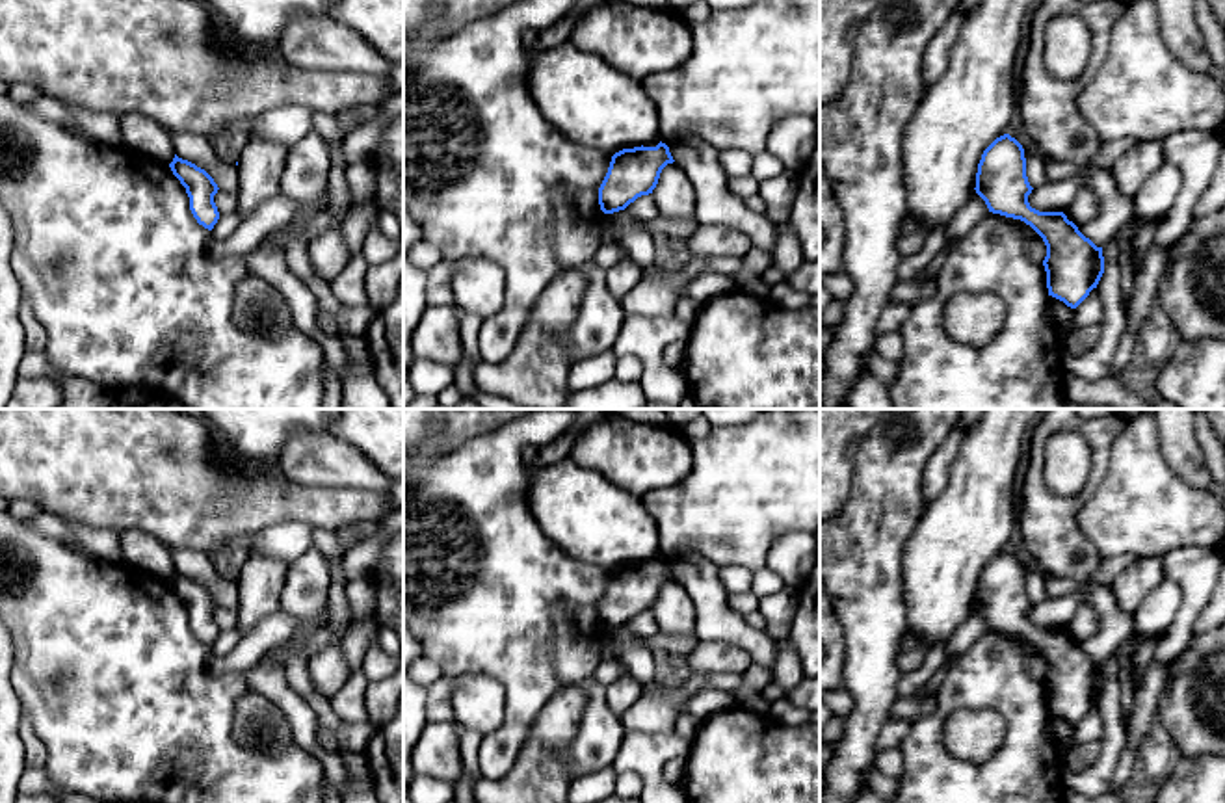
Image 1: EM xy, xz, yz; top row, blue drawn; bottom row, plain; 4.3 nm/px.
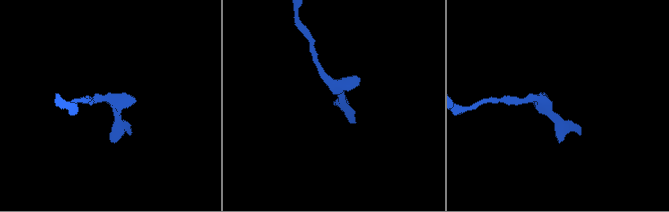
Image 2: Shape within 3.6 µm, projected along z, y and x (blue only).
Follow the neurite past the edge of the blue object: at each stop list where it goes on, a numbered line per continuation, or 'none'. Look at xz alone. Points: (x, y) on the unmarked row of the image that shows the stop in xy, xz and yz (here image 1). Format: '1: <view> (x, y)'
none

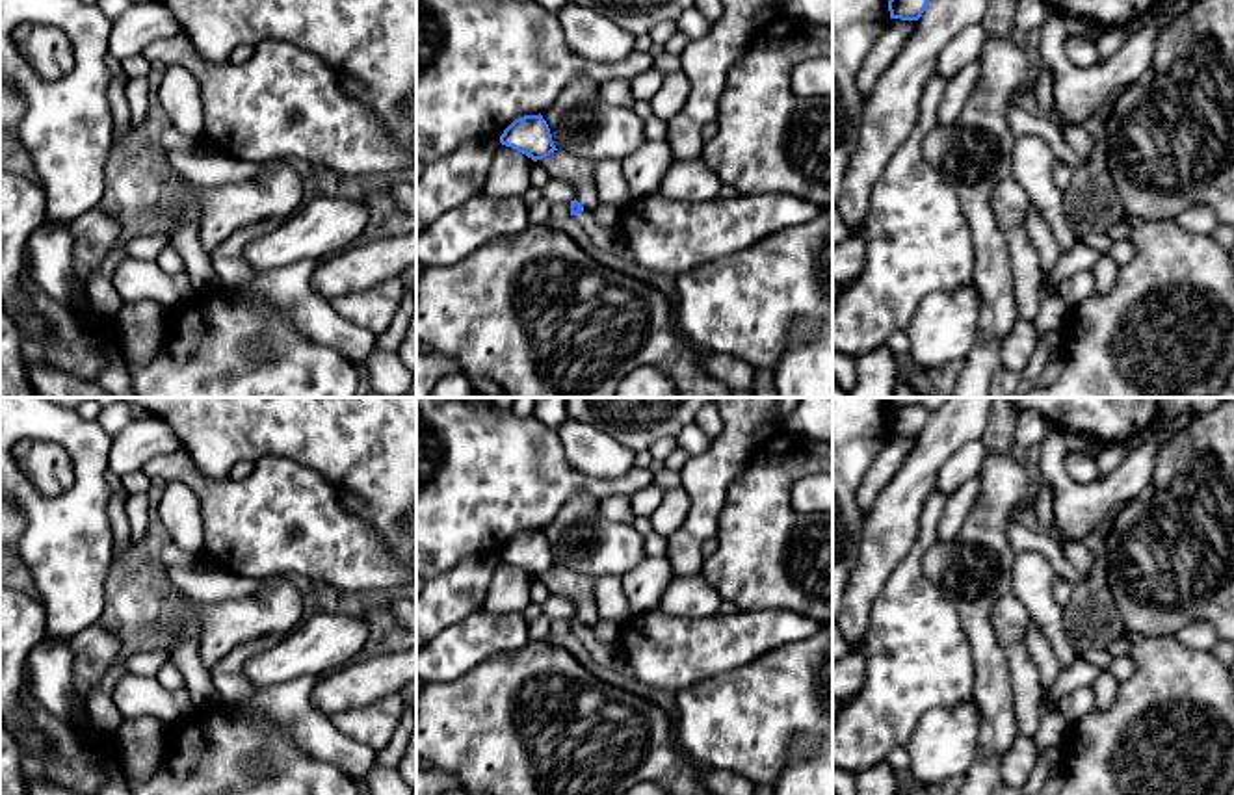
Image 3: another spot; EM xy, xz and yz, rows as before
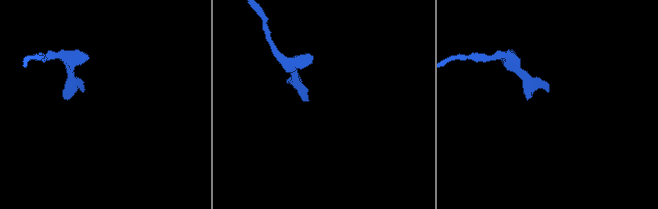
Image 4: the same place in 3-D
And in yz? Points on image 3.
none

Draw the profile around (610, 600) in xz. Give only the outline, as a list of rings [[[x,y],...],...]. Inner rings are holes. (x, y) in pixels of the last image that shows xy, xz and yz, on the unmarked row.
[[[602,576],[595,580],[593,602],[598,619],[623,624],[628,619],[628,600],[617,576]]]

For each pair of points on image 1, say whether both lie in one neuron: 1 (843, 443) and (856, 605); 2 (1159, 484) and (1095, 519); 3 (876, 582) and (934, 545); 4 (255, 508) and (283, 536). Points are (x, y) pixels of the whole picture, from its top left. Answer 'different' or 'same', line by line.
1: different
2: same
3: different
4: different

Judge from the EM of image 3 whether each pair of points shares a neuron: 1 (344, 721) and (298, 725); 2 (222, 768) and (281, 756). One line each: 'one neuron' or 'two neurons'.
1: two neurons
2: one neuron

